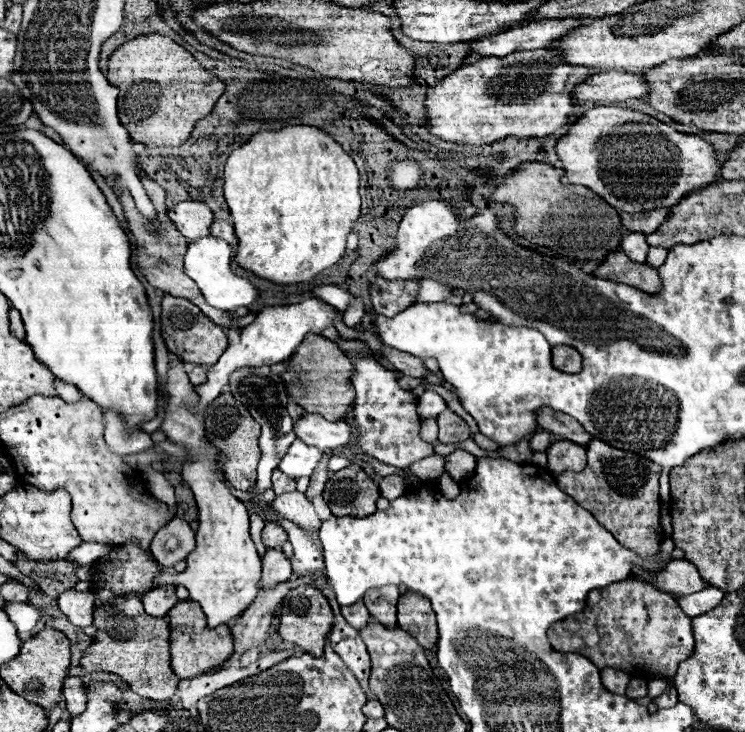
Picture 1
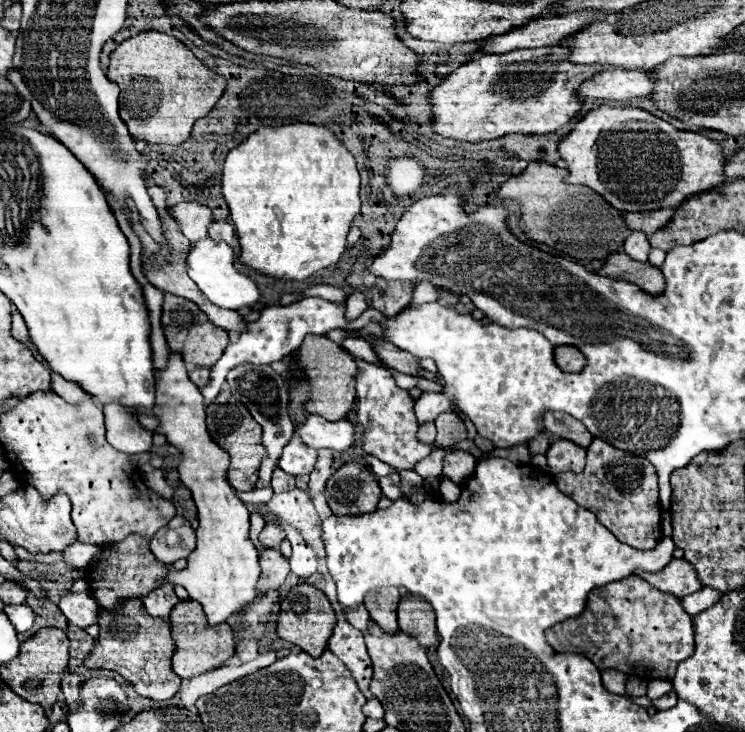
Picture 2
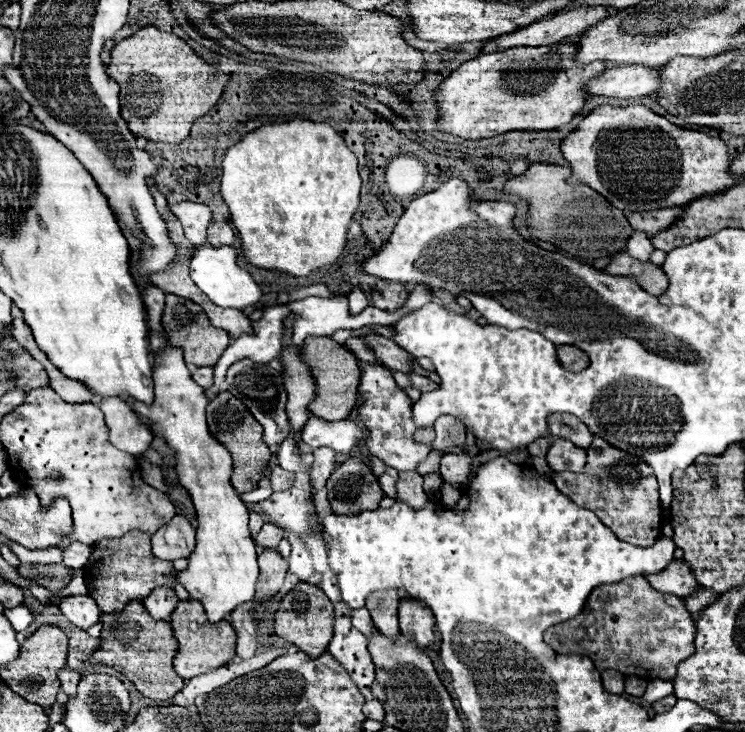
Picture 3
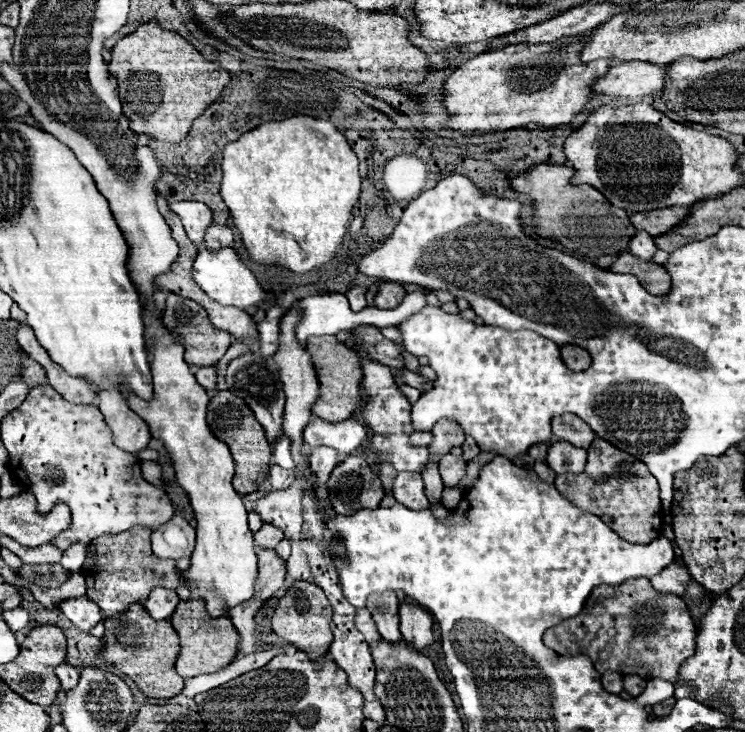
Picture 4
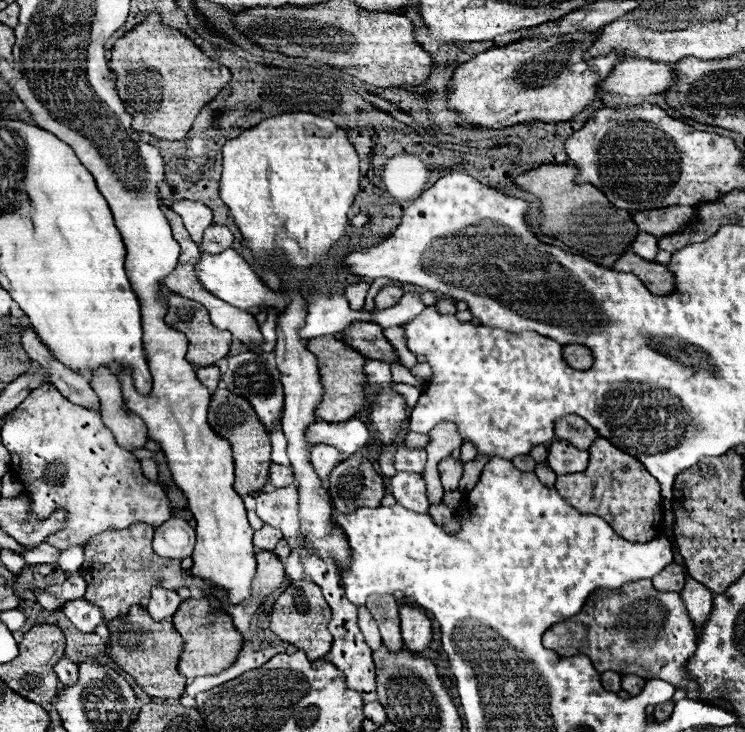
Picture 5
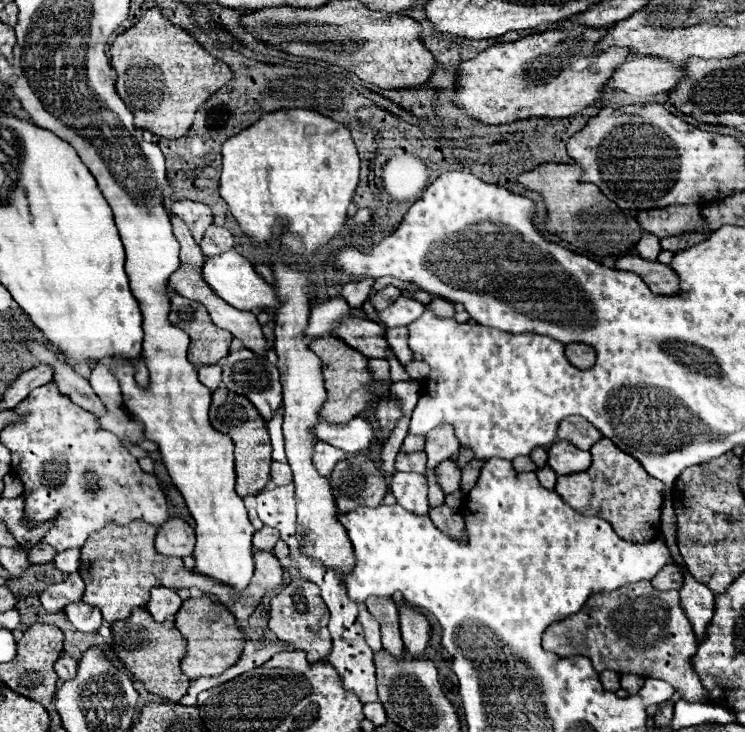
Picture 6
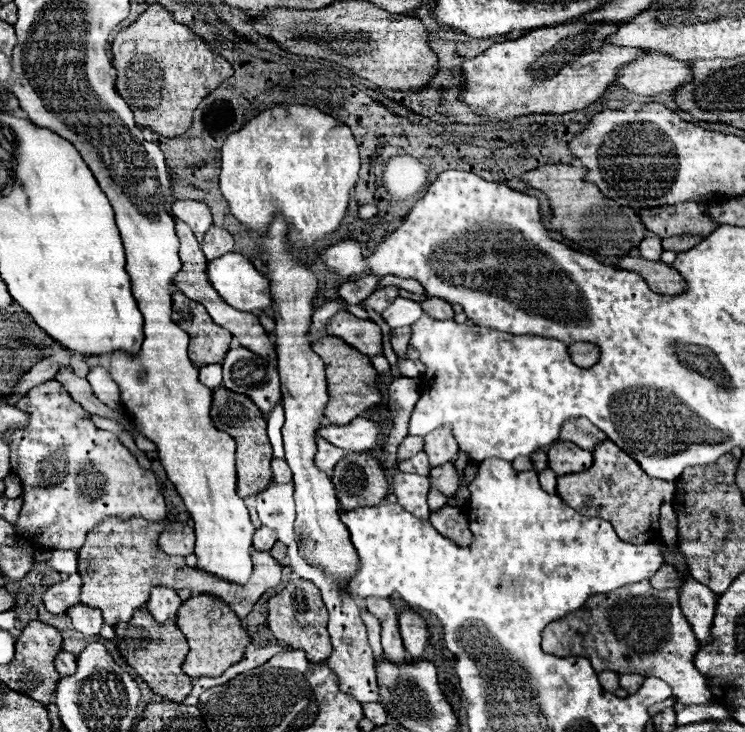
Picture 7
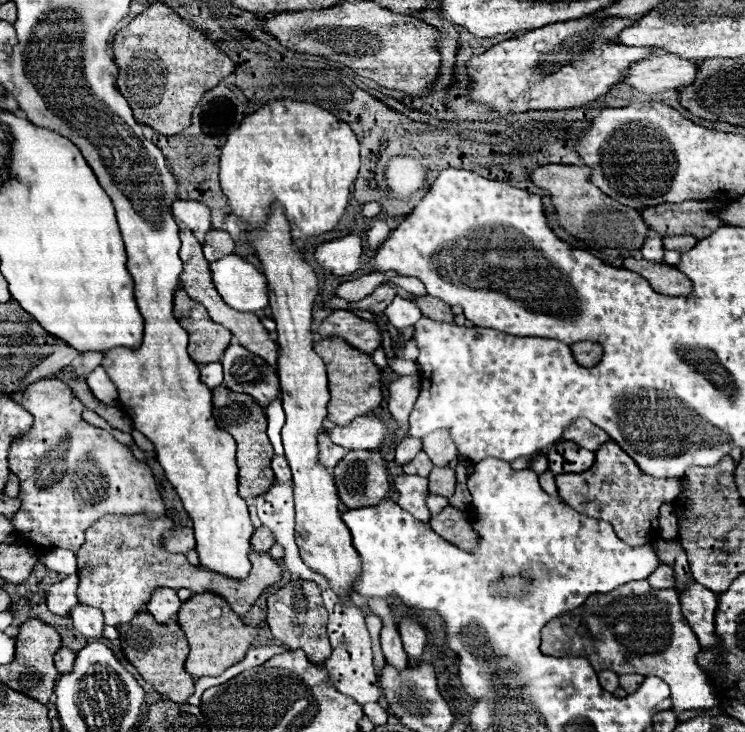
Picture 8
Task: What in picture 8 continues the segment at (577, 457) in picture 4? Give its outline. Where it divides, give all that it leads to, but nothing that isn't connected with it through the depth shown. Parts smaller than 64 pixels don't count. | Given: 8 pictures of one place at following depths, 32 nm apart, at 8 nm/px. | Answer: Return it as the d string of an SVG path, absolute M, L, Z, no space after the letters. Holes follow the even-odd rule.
M560 442L554 444L548 450L548 464L550 464L550 472L552 474L578 474L578 472L586 472L592 464L594 464L594 452L574 444L574 442Z

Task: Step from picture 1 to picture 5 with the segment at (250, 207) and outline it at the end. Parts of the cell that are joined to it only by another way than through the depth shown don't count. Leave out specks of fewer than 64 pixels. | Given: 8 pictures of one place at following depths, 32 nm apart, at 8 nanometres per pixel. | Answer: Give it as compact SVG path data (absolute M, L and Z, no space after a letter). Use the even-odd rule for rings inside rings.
M286 112L270 116L238 138L228 140L222 148L222 156L220 198L230 208L234 222L256 256L276 256L298 270L310 268L326 258L348 224L348 210L354 204L360 184L358 154L344 128L310 112Z

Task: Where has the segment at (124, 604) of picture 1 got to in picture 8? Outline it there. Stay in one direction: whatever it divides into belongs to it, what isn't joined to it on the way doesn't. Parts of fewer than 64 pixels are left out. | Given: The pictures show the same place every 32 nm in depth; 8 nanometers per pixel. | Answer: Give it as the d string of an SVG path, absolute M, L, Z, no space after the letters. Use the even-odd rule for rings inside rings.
M140 612L130 624L122 624L118 632L126 658L142 674L142 678L150 682L154 690L168 700L186 704L186 700L194 694L194 678L184 670L184 662L188 656L188 640L182 628L176 622L158 624L148 612Z

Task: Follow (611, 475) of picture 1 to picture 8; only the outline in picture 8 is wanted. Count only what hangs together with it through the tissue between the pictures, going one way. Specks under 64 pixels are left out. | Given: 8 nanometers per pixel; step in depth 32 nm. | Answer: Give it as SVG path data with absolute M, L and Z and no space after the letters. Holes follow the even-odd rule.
M610 442L598 448L596 462L590 470L580 474L558 474L556 486L560 498L580 514L606 520L612 524L616 536L630 546L644 546L656 542L658 530L658 510L662 504L670 504L682 492L684 478L652 478L640 472L640 468Z

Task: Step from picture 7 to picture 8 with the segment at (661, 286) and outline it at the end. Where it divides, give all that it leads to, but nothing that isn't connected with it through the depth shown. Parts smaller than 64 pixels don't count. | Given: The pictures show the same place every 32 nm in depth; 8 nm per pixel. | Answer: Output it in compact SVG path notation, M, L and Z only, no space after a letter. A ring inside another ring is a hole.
M626 258L622 264L626 270L634 270L640 276L644 276L650 286L666 296L690 296L692 294L692 282L674 266L668 264L654 264L646 260Z

